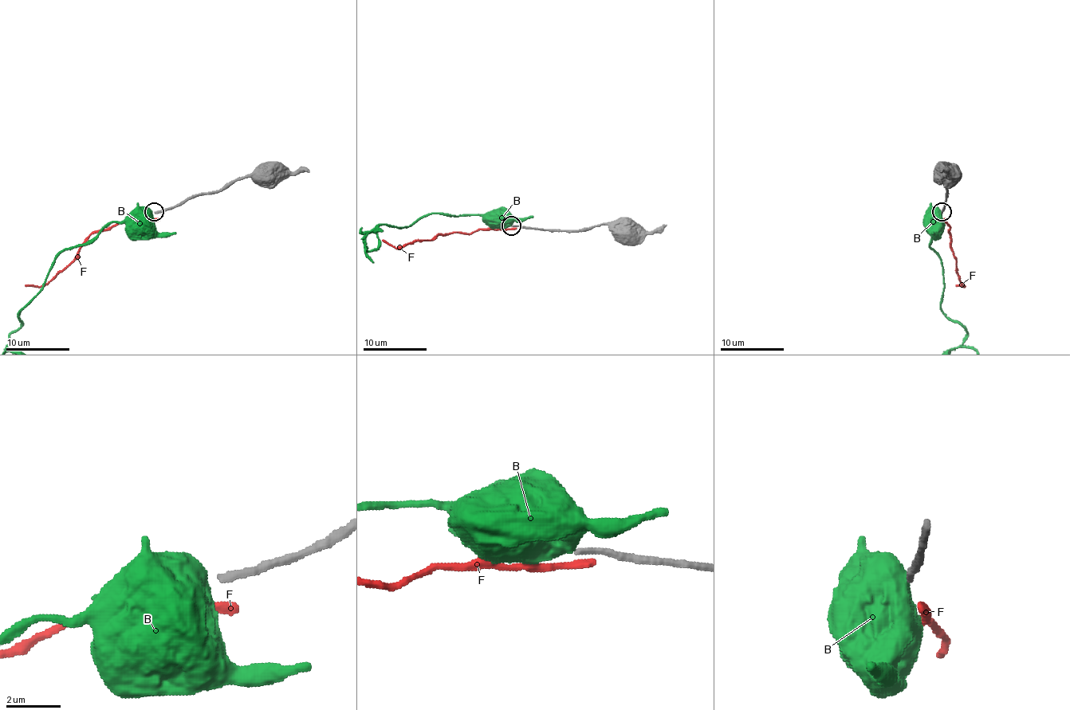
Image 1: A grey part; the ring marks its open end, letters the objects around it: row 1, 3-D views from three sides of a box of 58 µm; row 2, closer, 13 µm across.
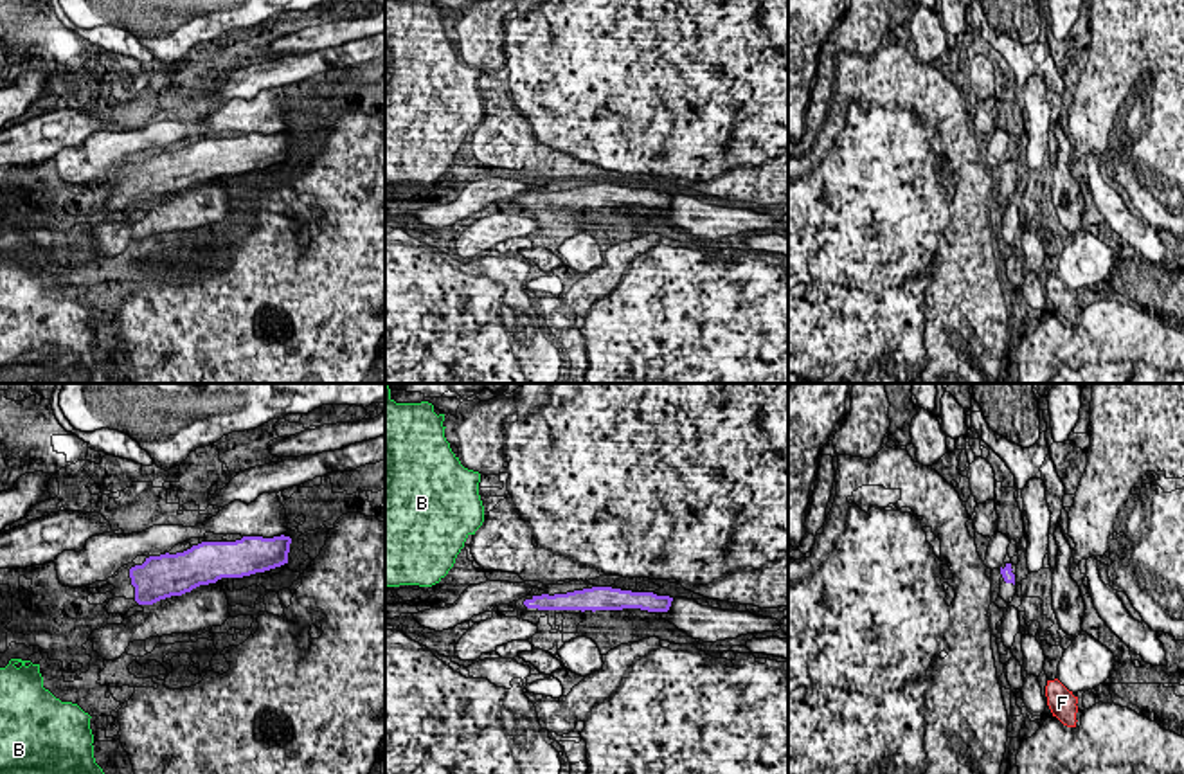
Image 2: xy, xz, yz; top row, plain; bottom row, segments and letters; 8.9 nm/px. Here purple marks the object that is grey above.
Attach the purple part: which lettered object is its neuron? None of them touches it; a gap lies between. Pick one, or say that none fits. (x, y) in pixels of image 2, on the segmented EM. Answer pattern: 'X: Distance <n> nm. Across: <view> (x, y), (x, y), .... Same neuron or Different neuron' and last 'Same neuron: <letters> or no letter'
B: Distance 700 nm. Across: xz (524, 602), (452, 566). Different neuron
F: Distance 900 nm. Across: yz (1013, 584), (1048, 681). Different neuron
Same neuron: no letter

